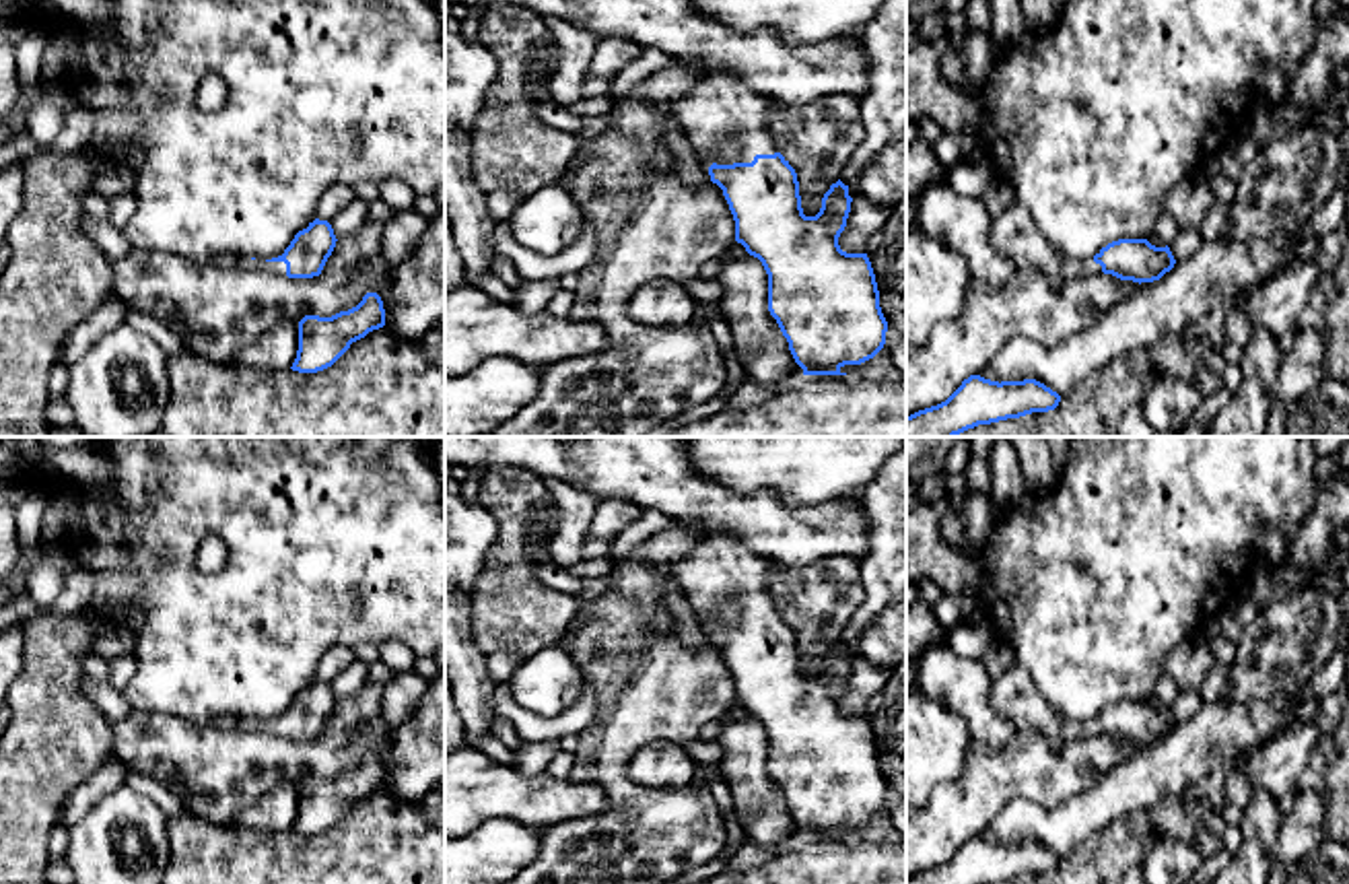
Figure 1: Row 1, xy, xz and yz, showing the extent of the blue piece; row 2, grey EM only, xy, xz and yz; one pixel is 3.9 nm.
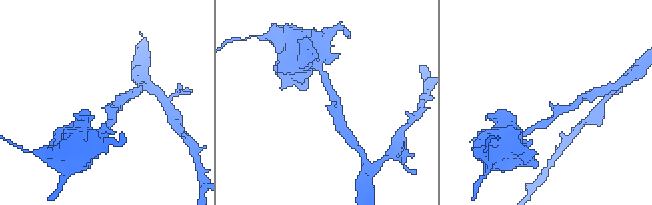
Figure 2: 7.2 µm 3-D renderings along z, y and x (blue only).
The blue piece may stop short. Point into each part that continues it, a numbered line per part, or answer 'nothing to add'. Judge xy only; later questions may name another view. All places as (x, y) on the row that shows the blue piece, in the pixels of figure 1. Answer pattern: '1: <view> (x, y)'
1: xy (274, 266)

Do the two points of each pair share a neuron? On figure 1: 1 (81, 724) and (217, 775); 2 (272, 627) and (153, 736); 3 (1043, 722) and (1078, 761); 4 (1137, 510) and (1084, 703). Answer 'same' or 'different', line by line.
1: different
2: different
3: different
4: same

